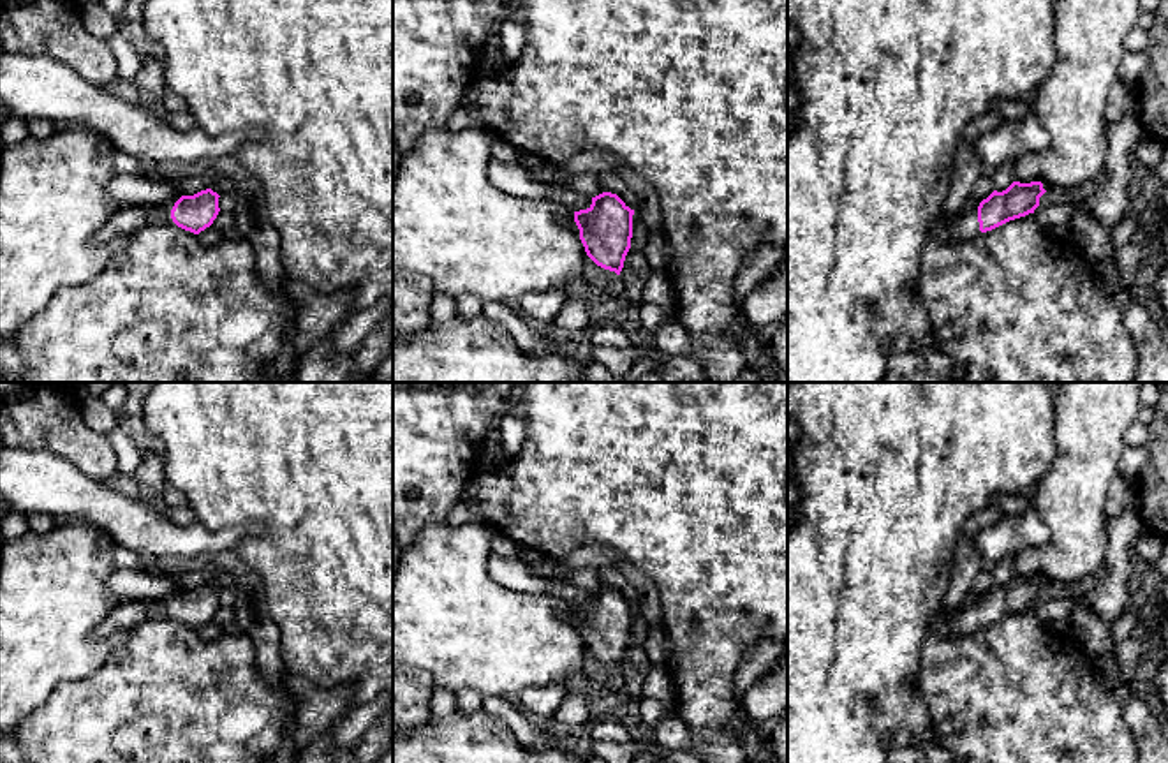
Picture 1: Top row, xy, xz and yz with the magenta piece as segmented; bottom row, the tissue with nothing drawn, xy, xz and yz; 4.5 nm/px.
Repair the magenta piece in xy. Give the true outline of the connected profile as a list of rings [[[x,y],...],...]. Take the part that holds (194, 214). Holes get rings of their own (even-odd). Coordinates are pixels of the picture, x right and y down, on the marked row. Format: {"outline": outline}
{"outline": [[[211,189],[194,196],[181,196],[173,208],[164,204],[120,208],[92,238],[93,245],[106,245],[122,236],[134,236],[146,226],[169,219],[181,229],[199,234],[213,224],[220,208],[218,194]]]}

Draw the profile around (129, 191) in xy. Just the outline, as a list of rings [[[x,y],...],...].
[[[122,173],[115,174],[104,190],[120,208],[171,206],[181,197],[178,181],[153,181],[146,176]]]

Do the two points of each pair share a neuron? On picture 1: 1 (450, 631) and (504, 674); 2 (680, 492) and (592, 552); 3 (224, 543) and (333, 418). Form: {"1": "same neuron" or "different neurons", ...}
{"1": "same neuron", "2": "different neurons", "3": "different neurons"}

